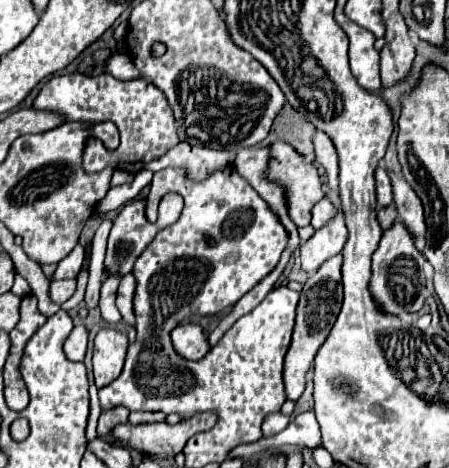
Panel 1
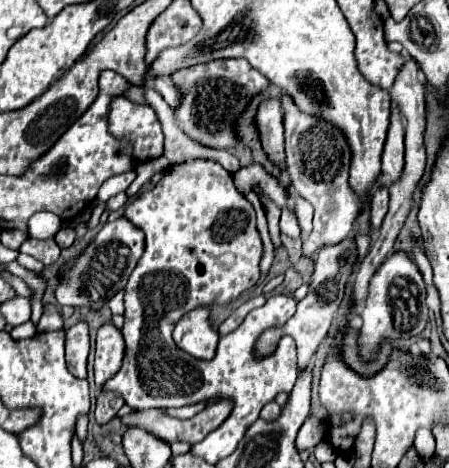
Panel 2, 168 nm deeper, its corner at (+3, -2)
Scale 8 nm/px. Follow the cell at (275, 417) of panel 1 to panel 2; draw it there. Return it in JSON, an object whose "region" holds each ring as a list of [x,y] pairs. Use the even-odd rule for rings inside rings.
{"region":[[[275,402],[267,403],[260,412],[260,417],[265,421],[274,421],[280,415],[281,407]]]}

